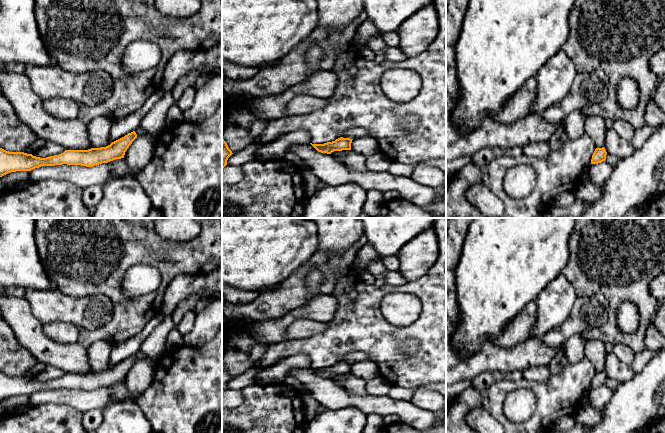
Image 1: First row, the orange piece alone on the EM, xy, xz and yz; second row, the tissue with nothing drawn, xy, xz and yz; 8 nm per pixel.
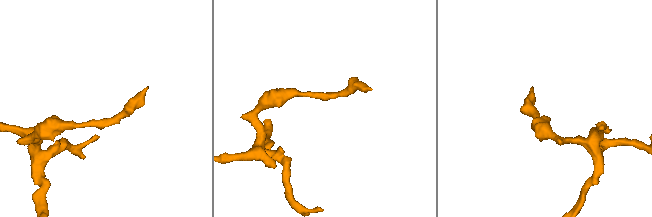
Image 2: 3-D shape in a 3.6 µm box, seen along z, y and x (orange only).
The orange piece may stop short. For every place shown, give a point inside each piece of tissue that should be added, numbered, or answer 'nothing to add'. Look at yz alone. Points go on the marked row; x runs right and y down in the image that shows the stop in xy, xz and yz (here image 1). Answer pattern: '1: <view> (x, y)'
nothing to add

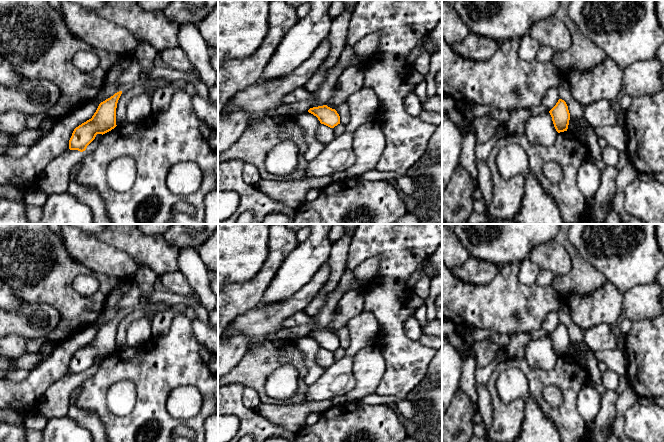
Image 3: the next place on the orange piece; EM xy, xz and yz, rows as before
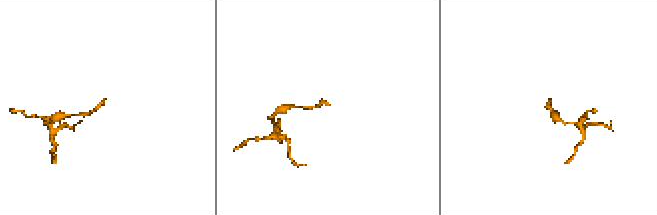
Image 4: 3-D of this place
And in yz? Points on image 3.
nothing to add

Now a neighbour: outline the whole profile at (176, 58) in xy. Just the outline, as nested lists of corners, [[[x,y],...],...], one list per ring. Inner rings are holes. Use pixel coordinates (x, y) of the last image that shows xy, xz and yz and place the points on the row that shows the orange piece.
[[[179,47],[170,48],[161,52],[161,59],[172,69],[184,72],[195,70],[186,53]]]

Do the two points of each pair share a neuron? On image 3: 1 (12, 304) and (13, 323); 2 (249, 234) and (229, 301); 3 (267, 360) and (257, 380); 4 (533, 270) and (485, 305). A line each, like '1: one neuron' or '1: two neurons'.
1: two neurons
2: two neurons
3: one neuron
4: two neurons

